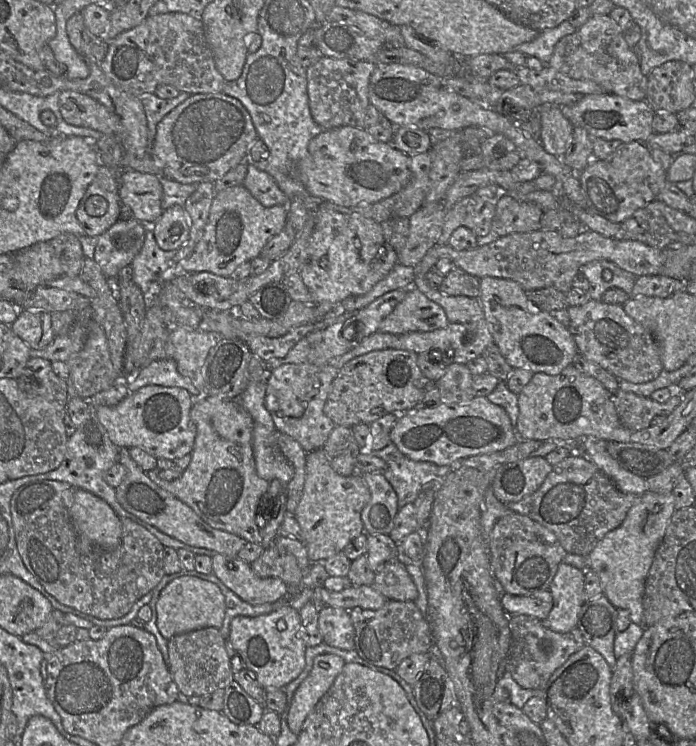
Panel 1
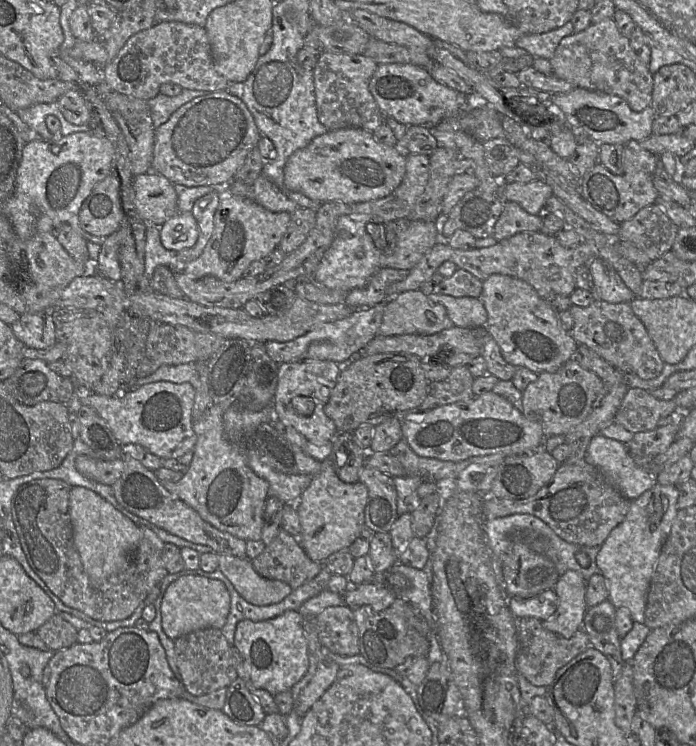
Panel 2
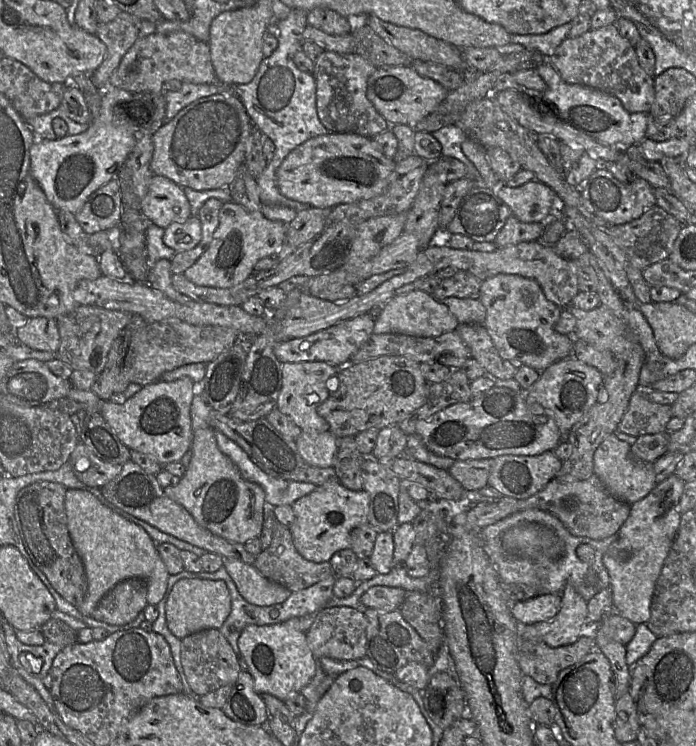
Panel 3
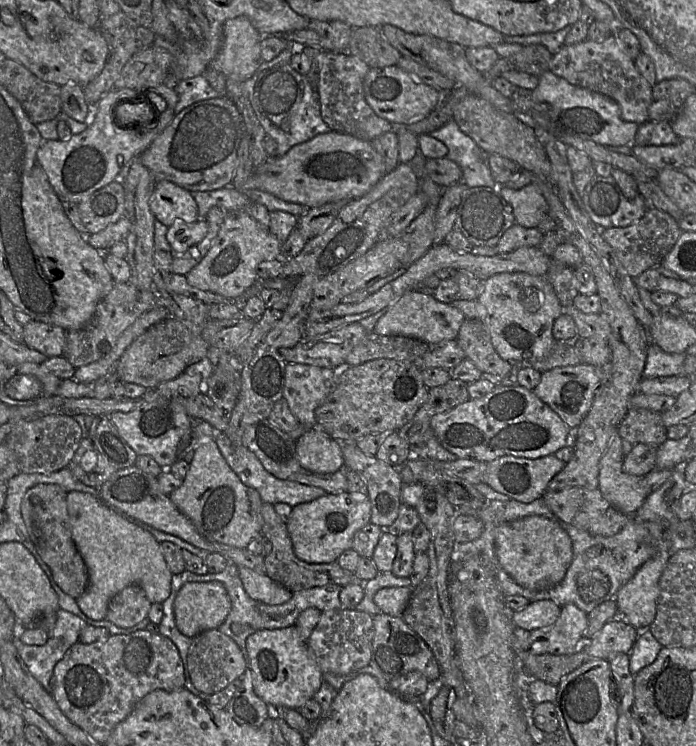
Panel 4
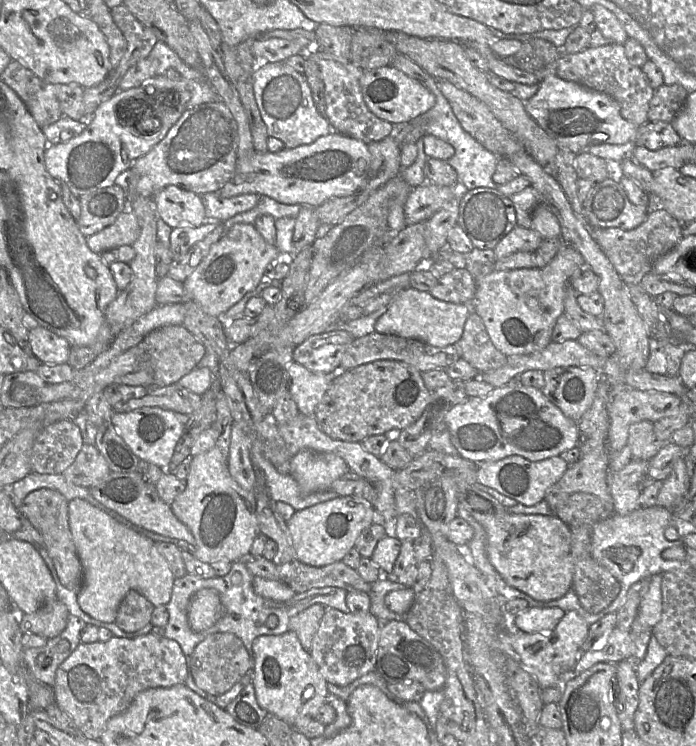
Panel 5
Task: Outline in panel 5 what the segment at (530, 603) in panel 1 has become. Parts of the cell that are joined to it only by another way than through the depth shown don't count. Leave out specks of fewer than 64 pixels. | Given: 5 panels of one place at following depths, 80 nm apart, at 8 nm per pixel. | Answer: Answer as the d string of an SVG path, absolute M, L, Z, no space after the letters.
M528 607L514 616L514 624L526 633L547 632L553 630L564 615L558 607Z

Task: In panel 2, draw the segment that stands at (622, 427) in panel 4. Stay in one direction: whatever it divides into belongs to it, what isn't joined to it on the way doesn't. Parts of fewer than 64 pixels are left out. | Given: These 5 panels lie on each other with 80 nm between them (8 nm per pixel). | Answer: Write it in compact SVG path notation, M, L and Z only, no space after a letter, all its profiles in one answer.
M629 388L616 413L615 422L632 434L656 429L660 419L677 409L673 400L657 400L648 391Z

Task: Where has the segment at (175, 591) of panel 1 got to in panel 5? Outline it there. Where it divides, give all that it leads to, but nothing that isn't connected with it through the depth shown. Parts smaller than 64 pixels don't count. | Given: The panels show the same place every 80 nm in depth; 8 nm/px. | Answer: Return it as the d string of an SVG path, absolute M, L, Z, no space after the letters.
M204 588L196 592L189 603L187 619L190 628L202 632L213 626L224 615L218 591Z

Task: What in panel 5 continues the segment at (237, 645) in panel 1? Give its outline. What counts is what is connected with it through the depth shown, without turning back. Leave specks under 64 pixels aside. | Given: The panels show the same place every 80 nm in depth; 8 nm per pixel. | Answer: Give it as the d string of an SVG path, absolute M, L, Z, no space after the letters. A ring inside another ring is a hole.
M289 630L280 635L261 635L254 639L252 648L255 657L253 684L260 707L292 727L298 717L314 718L319 708L326 703L328 682L310 652L302 647L297 634ZM307 686L314 688L311 699L303 699Z

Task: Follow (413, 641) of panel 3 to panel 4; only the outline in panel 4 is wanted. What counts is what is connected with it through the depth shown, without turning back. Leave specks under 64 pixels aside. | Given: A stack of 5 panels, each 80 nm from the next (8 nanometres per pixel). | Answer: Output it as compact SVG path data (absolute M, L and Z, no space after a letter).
M383 613L372 616L374 625L372 659L370 662L372 667L378 668L388 681L411 671L422 673L428 681L434 681L440 677L440 665L433 652L402 617L393 617Z

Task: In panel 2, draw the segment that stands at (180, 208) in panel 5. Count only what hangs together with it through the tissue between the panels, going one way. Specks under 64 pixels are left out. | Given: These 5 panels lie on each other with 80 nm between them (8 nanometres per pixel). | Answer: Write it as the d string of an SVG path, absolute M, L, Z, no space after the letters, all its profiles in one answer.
M149 171L134 177L135 207L149 225L161 226L179 213L174 184L166 177Z

